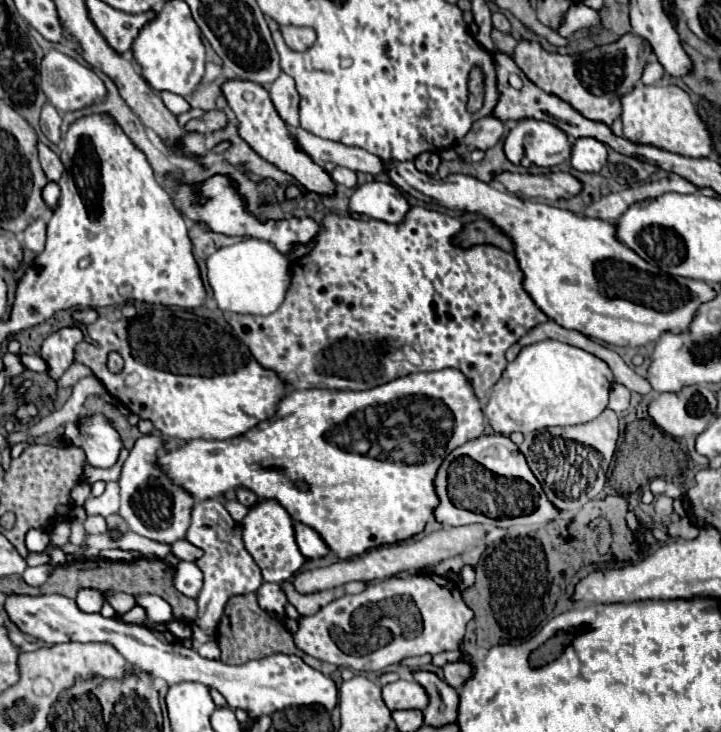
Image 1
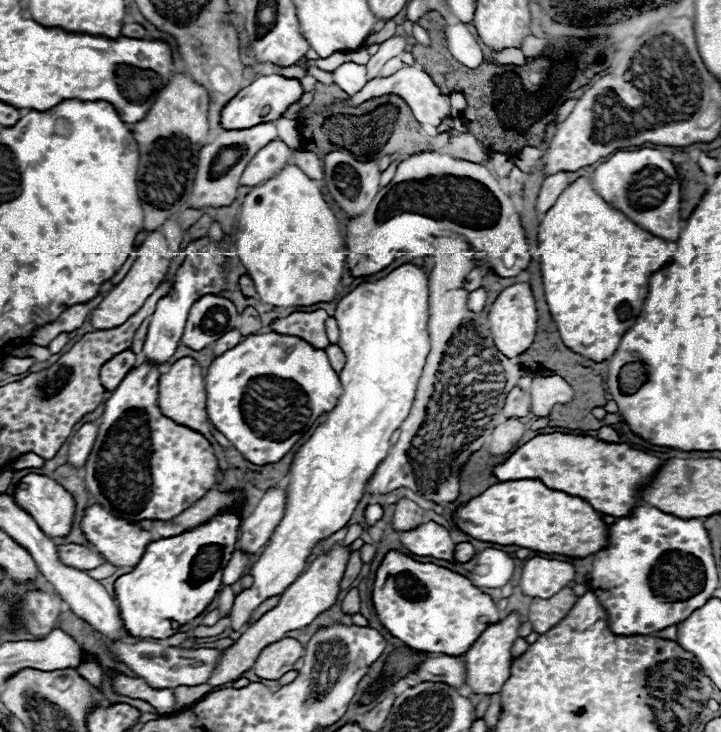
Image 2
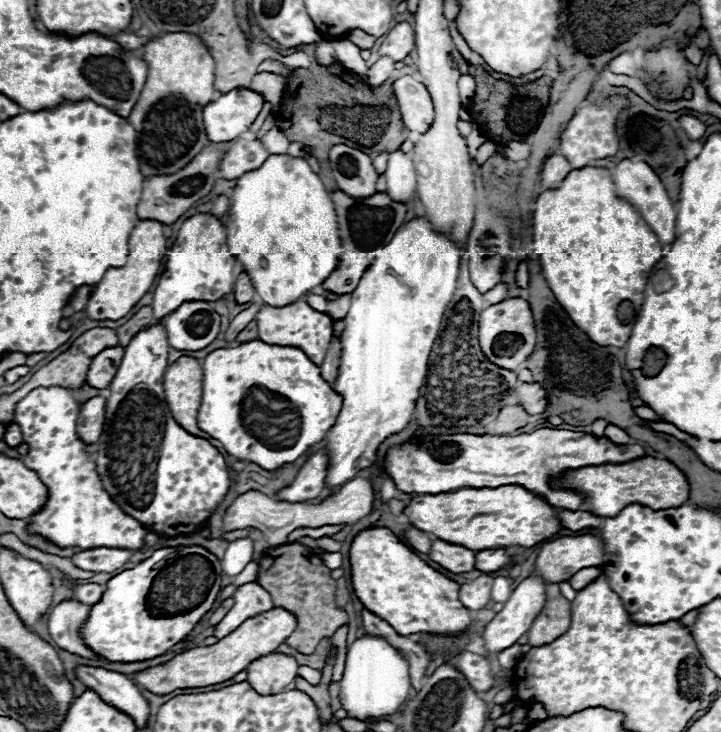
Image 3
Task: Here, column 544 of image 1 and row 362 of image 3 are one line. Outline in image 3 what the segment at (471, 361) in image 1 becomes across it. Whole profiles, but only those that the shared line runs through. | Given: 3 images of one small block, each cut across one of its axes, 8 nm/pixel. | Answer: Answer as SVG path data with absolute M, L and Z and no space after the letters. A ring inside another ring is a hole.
M298 300L284 308L272 308L264 306L256 314L258 322L258 338L266 344L284 344L284 346L296 346L300 348L316 366L322 364L324 354L328 350L328 344L332 340L332 318L324 312L318 312L310 308L304 300Z

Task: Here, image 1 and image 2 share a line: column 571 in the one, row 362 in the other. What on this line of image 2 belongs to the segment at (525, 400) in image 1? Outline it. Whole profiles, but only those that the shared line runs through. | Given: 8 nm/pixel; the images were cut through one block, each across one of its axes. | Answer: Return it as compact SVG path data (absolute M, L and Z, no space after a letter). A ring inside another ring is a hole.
M402 264L394 268L388 276L378 282L360 284L348 296L338 302L336 308L336 322L340 328L338 346L346 356L346 364L338 374L344 394L340 396L336 408L328 414L326 422L320 424L314 434L302 444L294 456L290 468L290 482L288 482L288 504L284 518L276 526L268 546L260 554L260 558L252 564L250 576L254 578L252 586L242 590L232 606L232 630L240 630L252 618L252 612L270 596L282 594L306 568L306 558L312 554L312 548L318 540L328 538L330 534L338 532L350 520L356 504L364 496L364 486L368 478L374 474L376 466L386 458L390 450L390 436L394 430L400 428L404 418L410 412L414 392L418 380L422 376L426 356L430 352L430 334L428 334L428 320L430 320L430 276L424 268L416 264Z

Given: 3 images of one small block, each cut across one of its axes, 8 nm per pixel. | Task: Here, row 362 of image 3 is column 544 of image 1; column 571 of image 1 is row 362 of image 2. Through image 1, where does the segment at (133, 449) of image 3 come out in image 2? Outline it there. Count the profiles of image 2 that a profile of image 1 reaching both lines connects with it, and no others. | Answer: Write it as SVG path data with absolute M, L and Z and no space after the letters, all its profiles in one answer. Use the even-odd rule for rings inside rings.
M142 362L134 366L112 396L104 402L104 414L100 416L100 428L96 444L86 460L86 490L94 496L98 504L108 508L116 518L126 518L130 522L140 520L172 520L180 512L188 510L208 490L216 484L218 460L214 456L212 444L198 432L180 426L166 418L158 408L158 382L162 372L152 362Z

